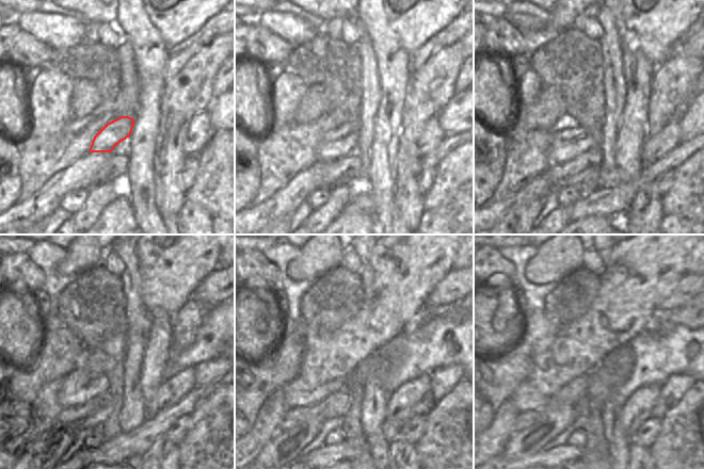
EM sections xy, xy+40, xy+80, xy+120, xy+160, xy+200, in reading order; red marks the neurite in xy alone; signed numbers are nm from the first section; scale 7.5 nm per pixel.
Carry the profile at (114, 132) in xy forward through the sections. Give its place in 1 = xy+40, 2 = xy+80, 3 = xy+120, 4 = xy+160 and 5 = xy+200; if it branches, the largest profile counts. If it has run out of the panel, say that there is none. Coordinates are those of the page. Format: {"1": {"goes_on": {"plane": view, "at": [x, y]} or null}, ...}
{"1": {"goes_on": {"plane": "xy+40", "at": [339, 142]}}, "2": {"goes_on": {"plane": "xy+80", "at": [566, 144]}}, "3": {"goes_on": {"plane": "xy+120", "at": [83, 383]}}, "4": {"goes_on": {"plane": "xy+160", "at": [328, 379]}}, "5": {"goes_on": {"plane": "xy+200", "at": [534, 393]}}}

